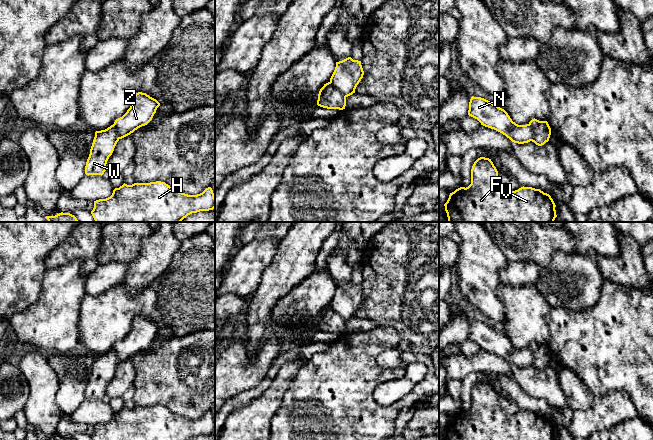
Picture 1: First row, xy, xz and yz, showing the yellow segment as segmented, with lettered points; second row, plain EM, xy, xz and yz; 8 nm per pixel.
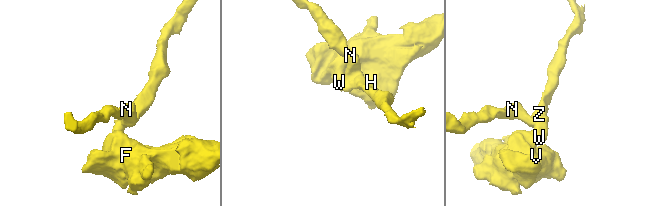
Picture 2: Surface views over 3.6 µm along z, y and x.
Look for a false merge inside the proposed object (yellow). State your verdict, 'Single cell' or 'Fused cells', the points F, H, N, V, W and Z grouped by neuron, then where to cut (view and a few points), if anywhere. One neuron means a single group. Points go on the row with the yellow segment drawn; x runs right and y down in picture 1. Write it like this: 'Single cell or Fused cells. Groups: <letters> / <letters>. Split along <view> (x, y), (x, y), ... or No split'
Fused cells. Groups: F H V W / N Z. Split along yz (539, 121), (530, 140)

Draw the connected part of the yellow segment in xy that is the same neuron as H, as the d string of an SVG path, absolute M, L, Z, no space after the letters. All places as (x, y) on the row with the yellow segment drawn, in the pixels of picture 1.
M165 182L123 184L115 188L110 197L94 201L91 214L95 222L181 222L192 213L215 208L211 187L197 195L188 195L170 187Z

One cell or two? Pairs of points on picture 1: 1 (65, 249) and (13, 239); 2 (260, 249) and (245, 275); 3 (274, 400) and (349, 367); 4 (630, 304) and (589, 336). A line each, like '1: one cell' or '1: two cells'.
1: two cells
2: one cell
3: two cells
4: one cell

